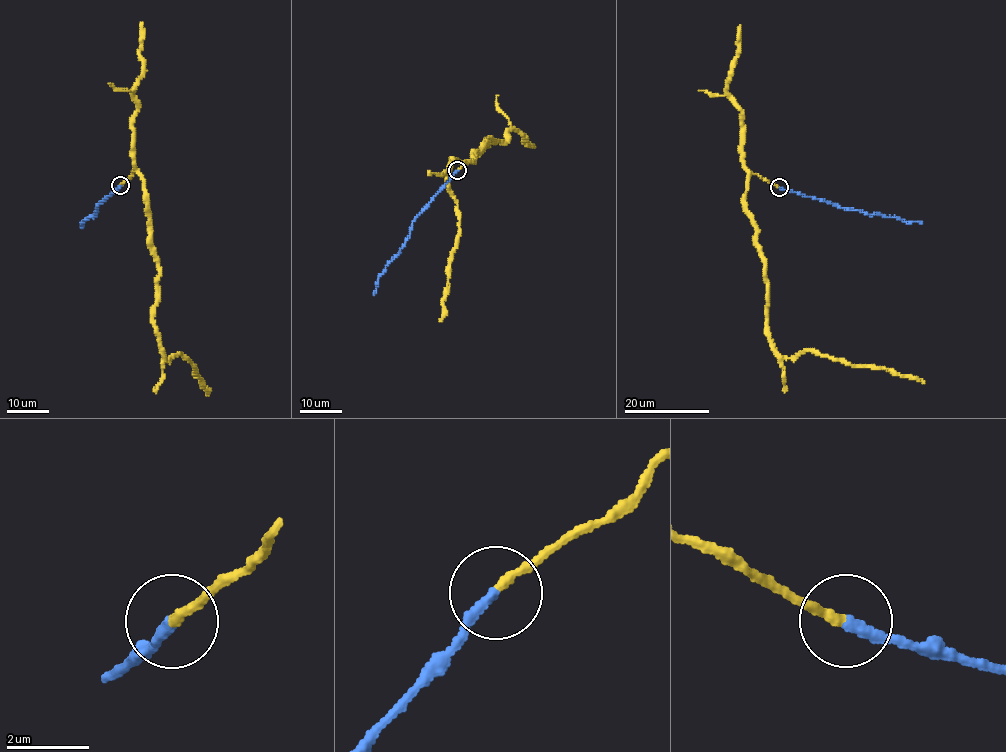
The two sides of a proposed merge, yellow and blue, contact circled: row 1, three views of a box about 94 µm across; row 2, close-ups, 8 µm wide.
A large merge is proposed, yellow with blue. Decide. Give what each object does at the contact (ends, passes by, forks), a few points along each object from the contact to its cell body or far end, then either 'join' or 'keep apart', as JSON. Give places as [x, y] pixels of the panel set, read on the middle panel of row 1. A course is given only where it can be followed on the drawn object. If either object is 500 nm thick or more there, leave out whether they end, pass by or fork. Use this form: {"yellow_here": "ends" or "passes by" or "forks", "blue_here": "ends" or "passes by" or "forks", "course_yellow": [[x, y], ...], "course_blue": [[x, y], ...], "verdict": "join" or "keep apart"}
{"yellow_here": "ends", "blue_here": "ends", "course_yellow": [[457, 170], [487, 144], [474, 152], [474, 161], [451, 159], [448, 166], [459, 226], [439, 322]], "course_blue": [[457, 170], [411, 223], [410, 236], [380, 275], [374, 294]], "verdict": "join"}

